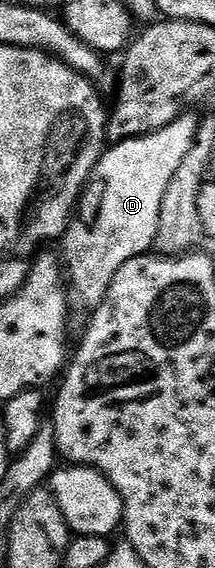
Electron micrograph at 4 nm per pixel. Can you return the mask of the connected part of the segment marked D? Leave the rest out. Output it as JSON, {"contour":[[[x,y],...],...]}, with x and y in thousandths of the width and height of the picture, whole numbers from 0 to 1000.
{"contour":[[[856,199],[693,238],[549,246],[484,264],[386,327],[367,361],[284,423],[312,532],[344,553],[353,548],[381,558],[419,556],[470,537],[563,467],[707,440],[730,382],[749,379],[749,347],[767,347],[767,333],[786,333],[786,319],[823,305],[823,290],[879,269],[879,255],[907,252],[926,220],[921,208]]]}

